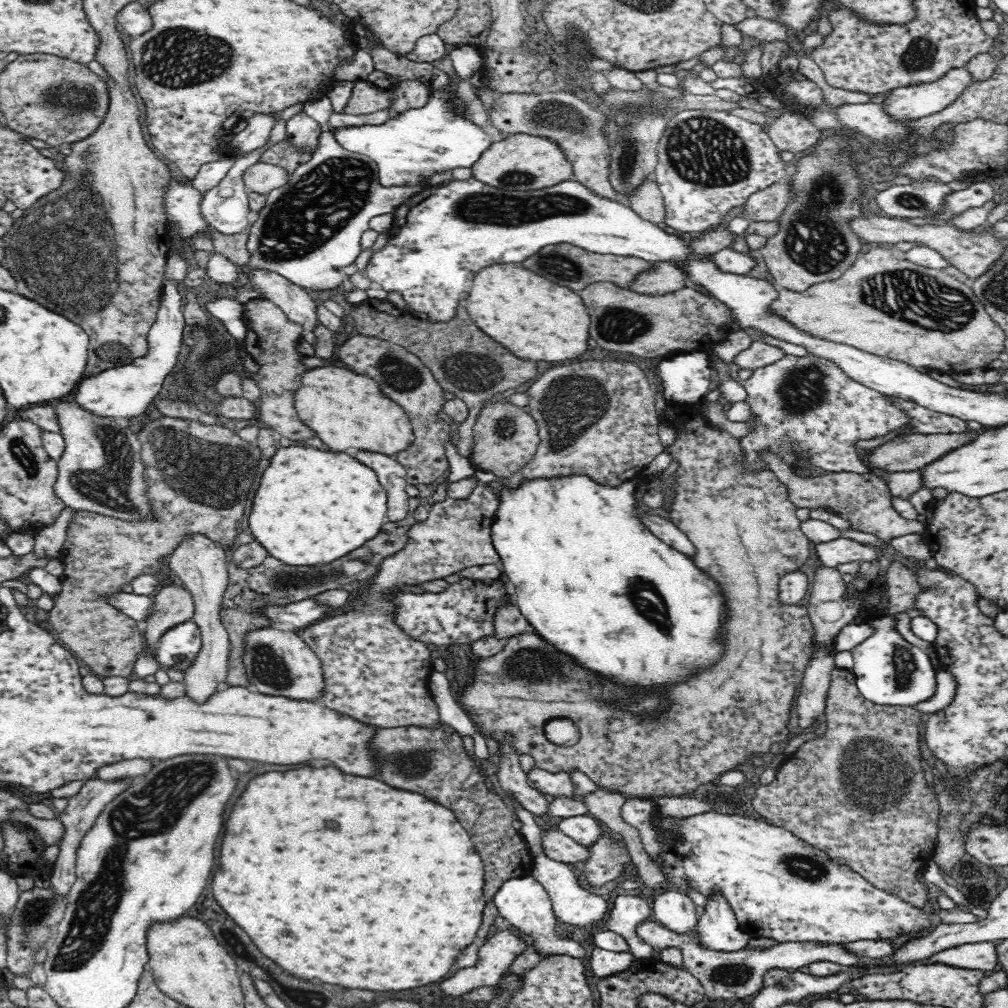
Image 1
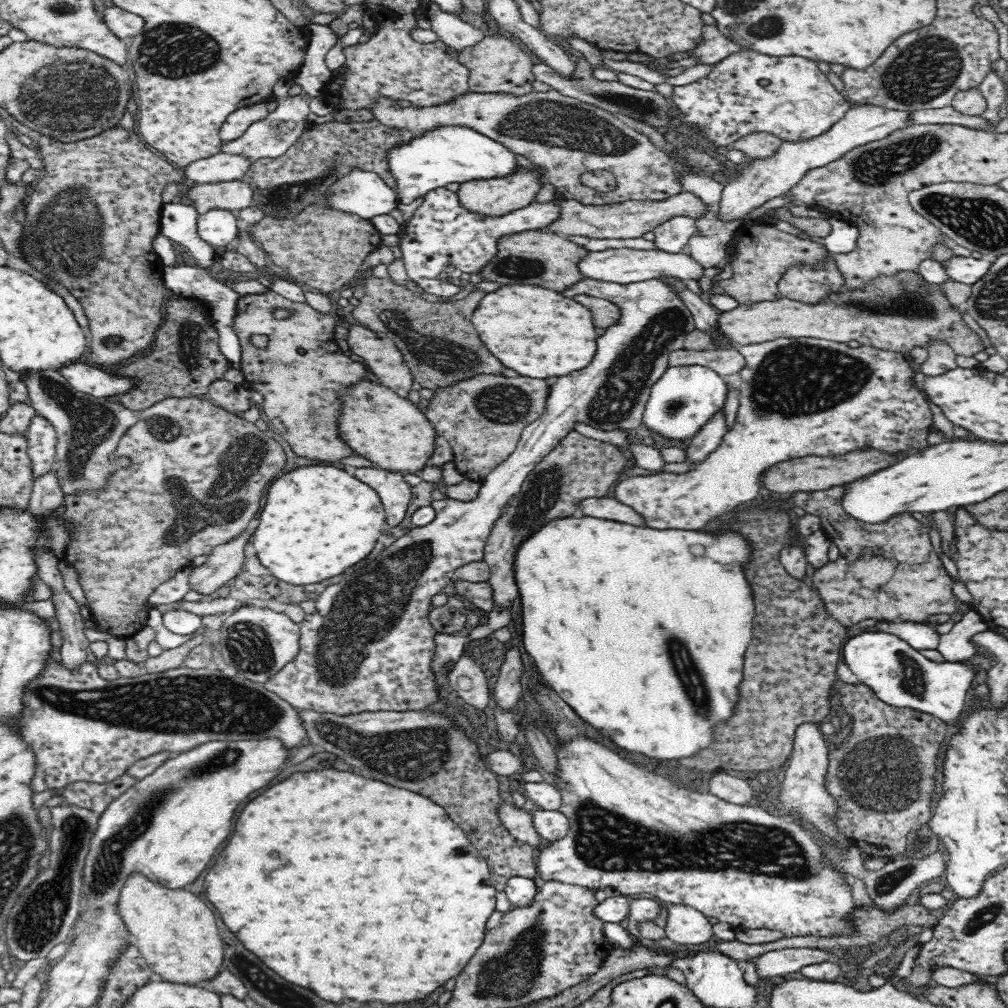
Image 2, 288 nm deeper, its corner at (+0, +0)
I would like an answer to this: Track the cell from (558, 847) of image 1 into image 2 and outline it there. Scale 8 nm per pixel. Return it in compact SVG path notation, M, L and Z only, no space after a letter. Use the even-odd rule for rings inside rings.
M504 802L498 810L498 818L502 820L502 826L510 832L510 836L514 840L526 842L526 844L530 844L530 848L540 846L544 842L534 830L534 820L532 820L530 812L520 810L520 808Z

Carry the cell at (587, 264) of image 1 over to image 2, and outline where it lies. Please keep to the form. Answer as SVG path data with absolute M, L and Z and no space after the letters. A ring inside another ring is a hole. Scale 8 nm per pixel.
M528 230L518 232L512 236L504 236L498 242L498 254L496 260L490 260L488 266L484 266L478 274L484 282L498 282L502 286L510 284L536 284L542 288L550 288L556 292L562 292L576 282L586 280L582 270L578 268L578 262L584 260L590 252L582 246L570 242L566 236L548 234L544 230Z

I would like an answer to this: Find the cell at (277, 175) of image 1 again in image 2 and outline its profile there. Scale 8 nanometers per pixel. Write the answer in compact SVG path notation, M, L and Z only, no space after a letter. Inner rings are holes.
M228 180L216 184L194 184L188 190L188 200L198 210L198 214L206 214L208 210L232 210L240 212L252 206L252 186L244 180Z

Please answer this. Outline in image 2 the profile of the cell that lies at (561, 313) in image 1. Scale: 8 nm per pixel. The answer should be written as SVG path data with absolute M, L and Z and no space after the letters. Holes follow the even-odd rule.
M510 284L484 294L472 314L472 326L500 364L532 380L556 380L578 372L592 364L598 352L592 312L574 298L564 298L560 292L536 284Z

